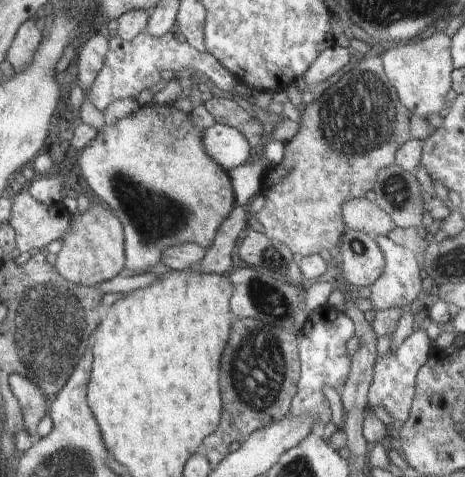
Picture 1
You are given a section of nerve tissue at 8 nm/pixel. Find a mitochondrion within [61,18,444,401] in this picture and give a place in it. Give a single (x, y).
(361, 114)

